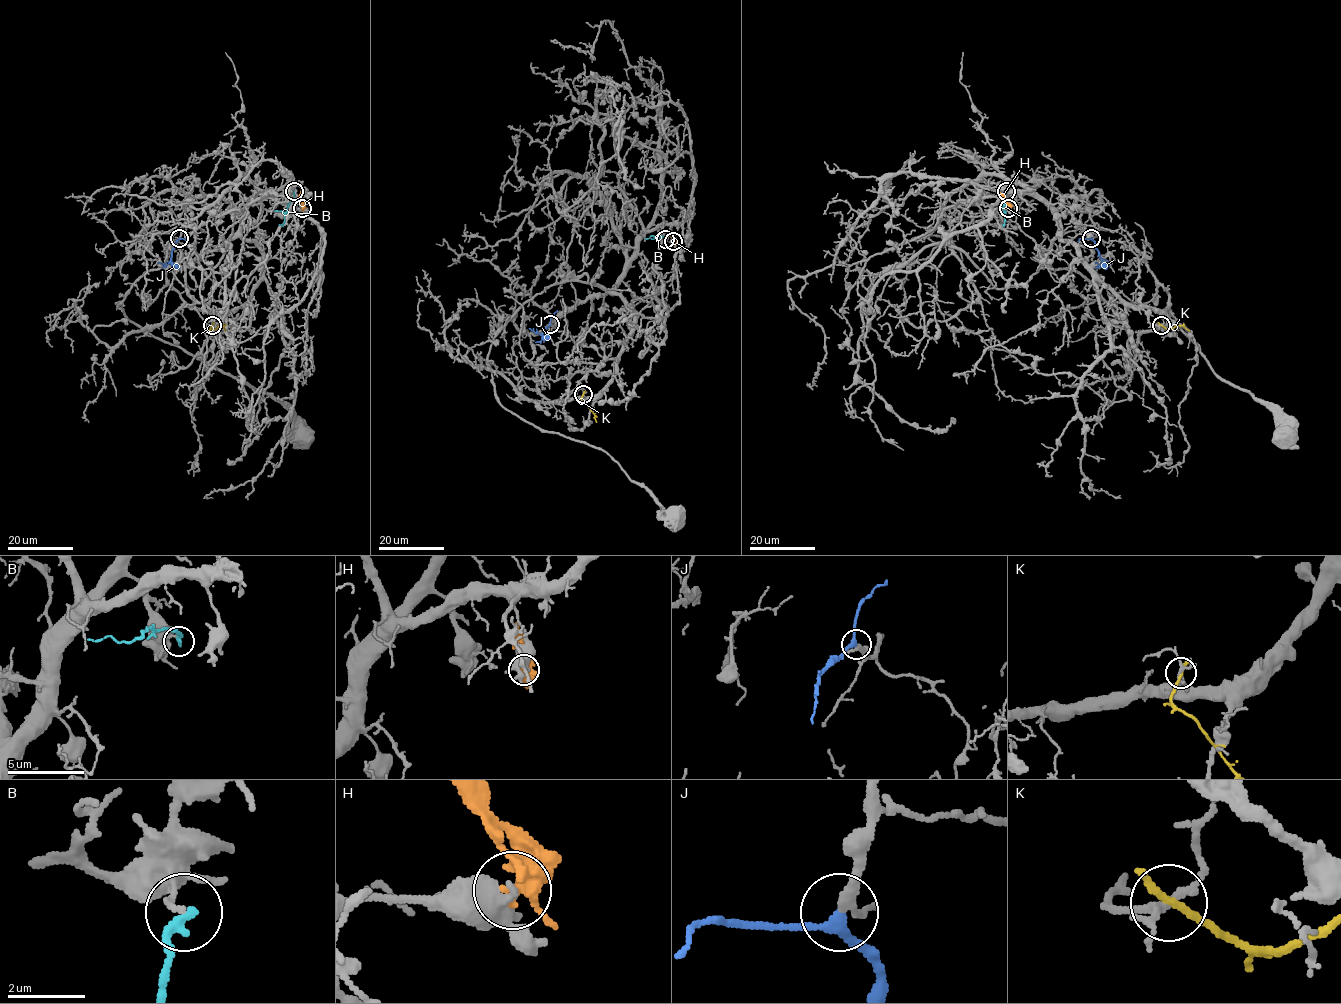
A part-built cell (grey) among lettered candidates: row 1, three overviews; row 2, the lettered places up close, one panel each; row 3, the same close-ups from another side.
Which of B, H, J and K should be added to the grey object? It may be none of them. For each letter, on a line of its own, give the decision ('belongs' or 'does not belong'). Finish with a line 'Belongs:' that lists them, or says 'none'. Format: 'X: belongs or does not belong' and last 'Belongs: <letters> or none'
B: does not belong
H: does not belong
J: belongs
K: does not belong
Belongs: J

